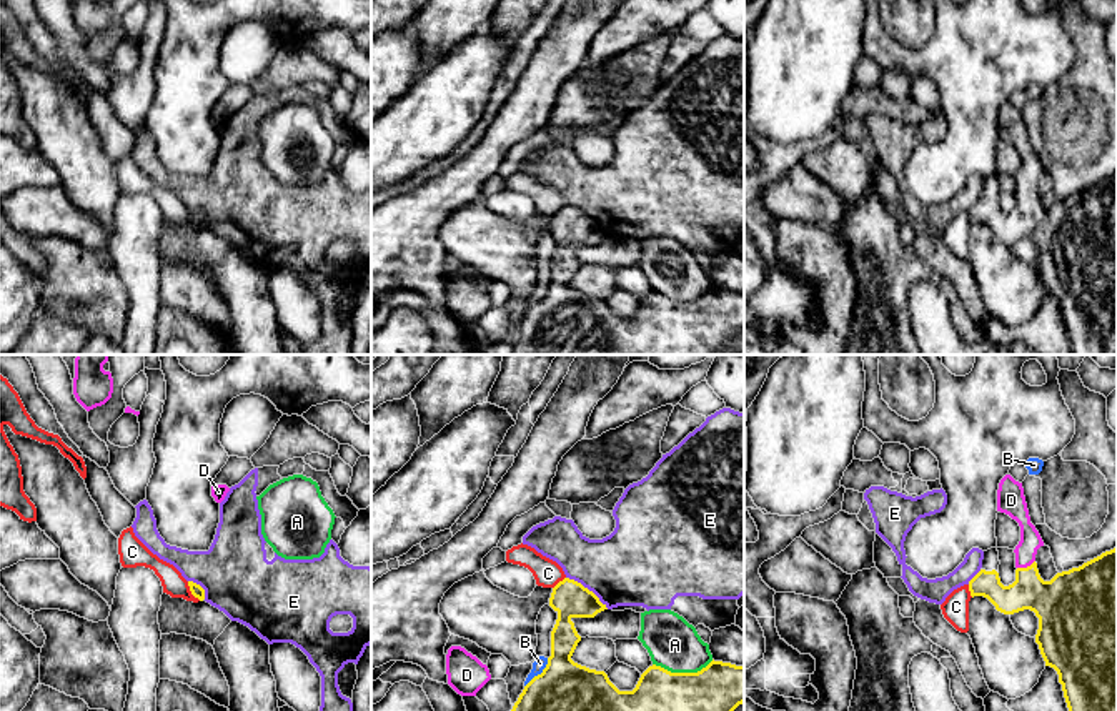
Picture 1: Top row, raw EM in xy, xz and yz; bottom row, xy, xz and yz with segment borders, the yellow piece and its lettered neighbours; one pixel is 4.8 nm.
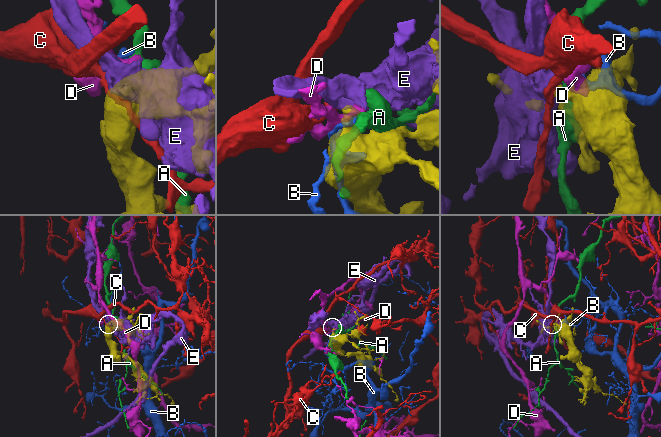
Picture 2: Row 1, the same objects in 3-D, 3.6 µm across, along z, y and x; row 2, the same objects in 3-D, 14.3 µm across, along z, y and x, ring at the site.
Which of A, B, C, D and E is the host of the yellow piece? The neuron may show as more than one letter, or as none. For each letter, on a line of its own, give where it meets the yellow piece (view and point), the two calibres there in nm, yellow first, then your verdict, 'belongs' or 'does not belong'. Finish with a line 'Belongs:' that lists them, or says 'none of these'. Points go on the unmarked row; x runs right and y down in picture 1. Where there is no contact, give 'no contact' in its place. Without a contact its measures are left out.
A: contact xz (683, 300); calibres 460 and 260 nm; does not belong
B: contact xz (541, 300); calibres 500 and 70 nm; does not belong
C: contact xy (192, 218); calibres 60 and 110 nm; does not belong
D: contact yz (1027, 193); calibres 280 and 100 nm; belongs
E: contact xz (586, 215); calibres 180 and 380 nm; does not belong
Belongs: D

